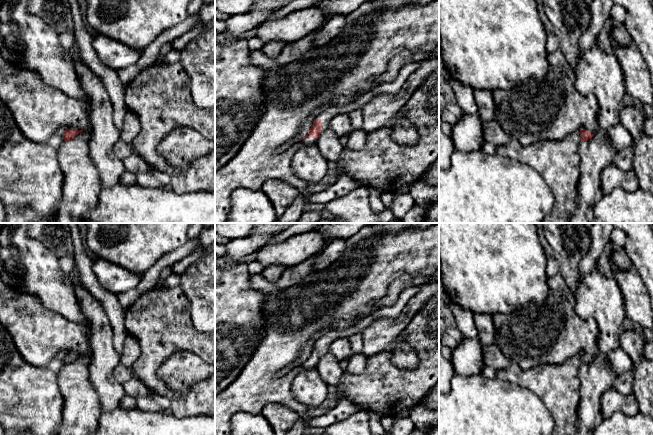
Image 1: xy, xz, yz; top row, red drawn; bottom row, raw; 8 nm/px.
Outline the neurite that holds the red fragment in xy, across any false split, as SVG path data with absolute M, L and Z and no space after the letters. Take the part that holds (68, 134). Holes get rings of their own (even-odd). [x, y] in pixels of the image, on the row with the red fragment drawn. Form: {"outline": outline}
{"outline": "M1 53L0 98L11 111L22 134L33 142L45 142L59 130L63 132L64 141L69 142L90 126L89 107L85 101L47 85L37 73L13 64Z"}

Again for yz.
{"outline": "M560 49L548 54L549 70L542 80L530 79L510 89L497 89L492 97L495 103L495 121L501 129L522 146L544 140L562 140L569 134L580 132L581 140L587 142L597 132L598 103L594 95L583 96L575 86L576 74Z"}

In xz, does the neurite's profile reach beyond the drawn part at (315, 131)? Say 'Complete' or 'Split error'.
Split error

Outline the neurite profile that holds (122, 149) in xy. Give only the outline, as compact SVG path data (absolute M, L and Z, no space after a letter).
M119 140L114 145L114 153L119 159L123 160L126 157L128 157L129 155L133 154L134 150L130 144L124 142L122 140Z

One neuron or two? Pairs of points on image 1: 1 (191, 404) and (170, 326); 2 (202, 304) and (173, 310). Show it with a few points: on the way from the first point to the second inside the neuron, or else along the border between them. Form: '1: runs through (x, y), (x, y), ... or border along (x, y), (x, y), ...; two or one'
1: runs through (168, 392), (152, 378), (152, 356), (155, 349); one
2: border along (179, 286), (189, 301), (190, 318), (197, 329); two

